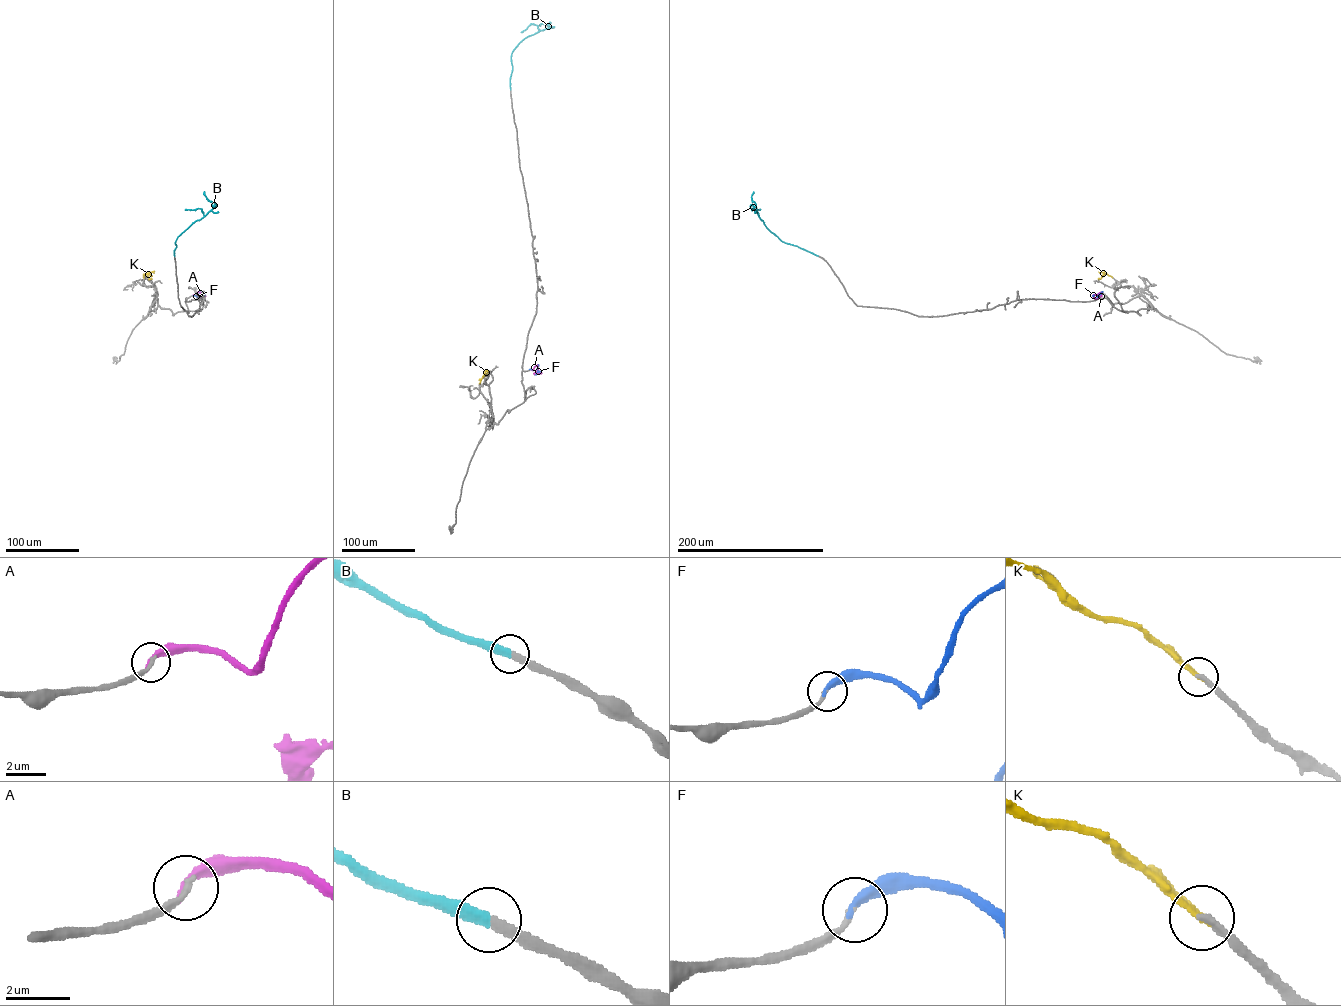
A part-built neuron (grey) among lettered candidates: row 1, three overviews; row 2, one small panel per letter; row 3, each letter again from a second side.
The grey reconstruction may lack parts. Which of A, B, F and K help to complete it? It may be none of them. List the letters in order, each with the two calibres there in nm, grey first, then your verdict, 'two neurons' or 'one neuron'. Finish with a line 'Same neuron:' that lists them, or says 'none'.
A: calibres 260 and 380 nm; two neurons
B: calibres 300 and 380 nm; one neuron
F: calibres 220 and 380 nm; one neuron
K: calibres 280 and 300 nm; one neuron
Same neuron: B, F, K

